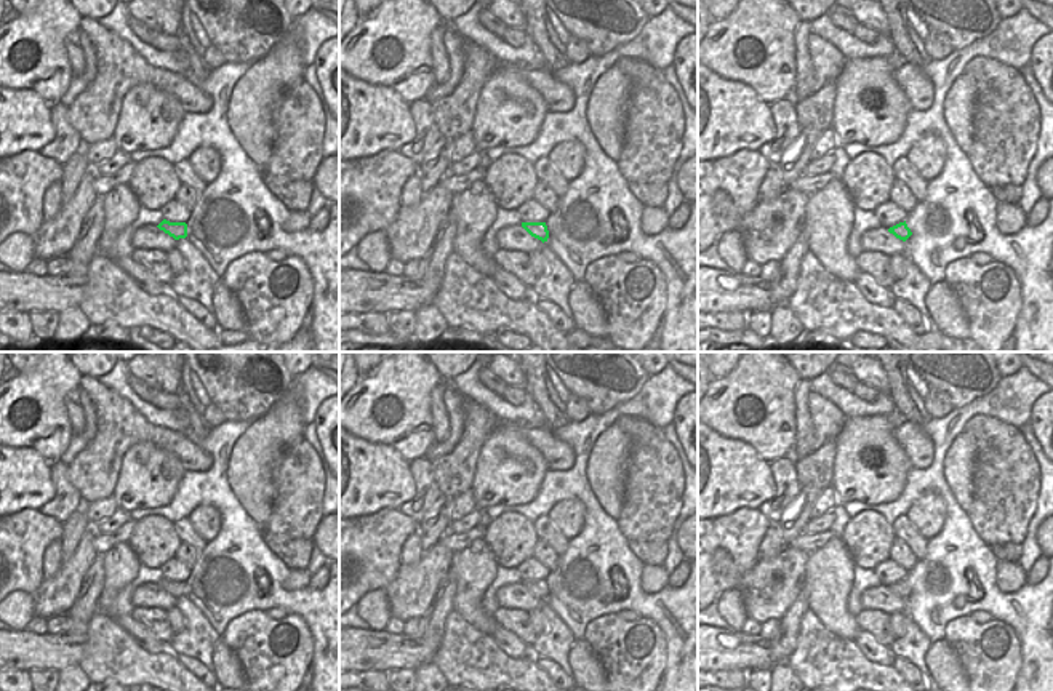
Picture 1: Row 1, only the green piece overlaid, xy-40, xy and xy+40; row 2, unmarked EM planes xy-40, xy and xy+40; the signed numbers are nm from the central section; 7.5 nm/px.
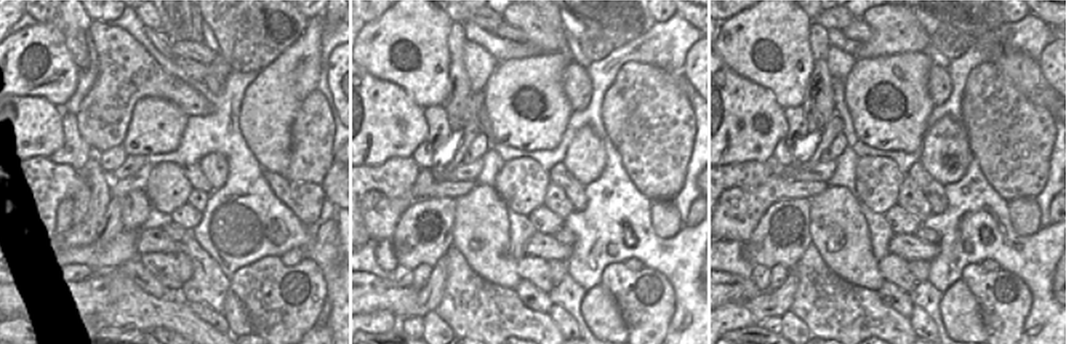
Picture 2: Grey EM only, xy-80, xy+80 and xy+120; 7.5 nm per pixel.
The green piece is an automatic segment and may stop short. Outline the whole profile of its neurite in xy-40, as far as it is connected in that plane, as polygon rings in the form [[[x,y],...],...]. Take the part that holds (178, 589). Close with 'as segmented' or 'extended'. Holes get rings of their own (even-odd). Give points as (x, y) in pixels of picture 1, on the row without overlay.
[[[163,577],[158,584],[160,589],[173,595],[174,598],[187,595],[187,582],[186,581],[170,581]]] | as segmented

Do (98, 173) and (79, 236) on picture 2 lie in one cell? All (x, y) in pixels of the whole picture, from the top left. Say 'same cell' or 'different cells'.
same cell

